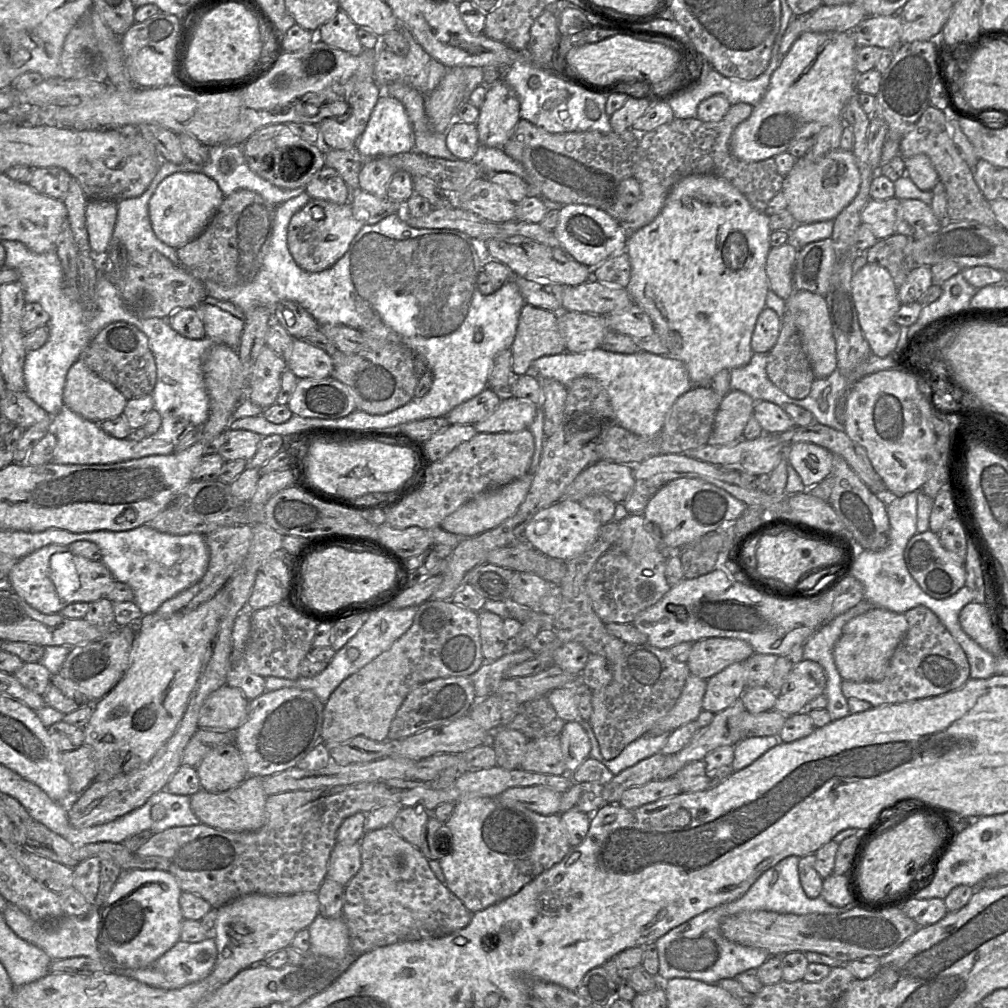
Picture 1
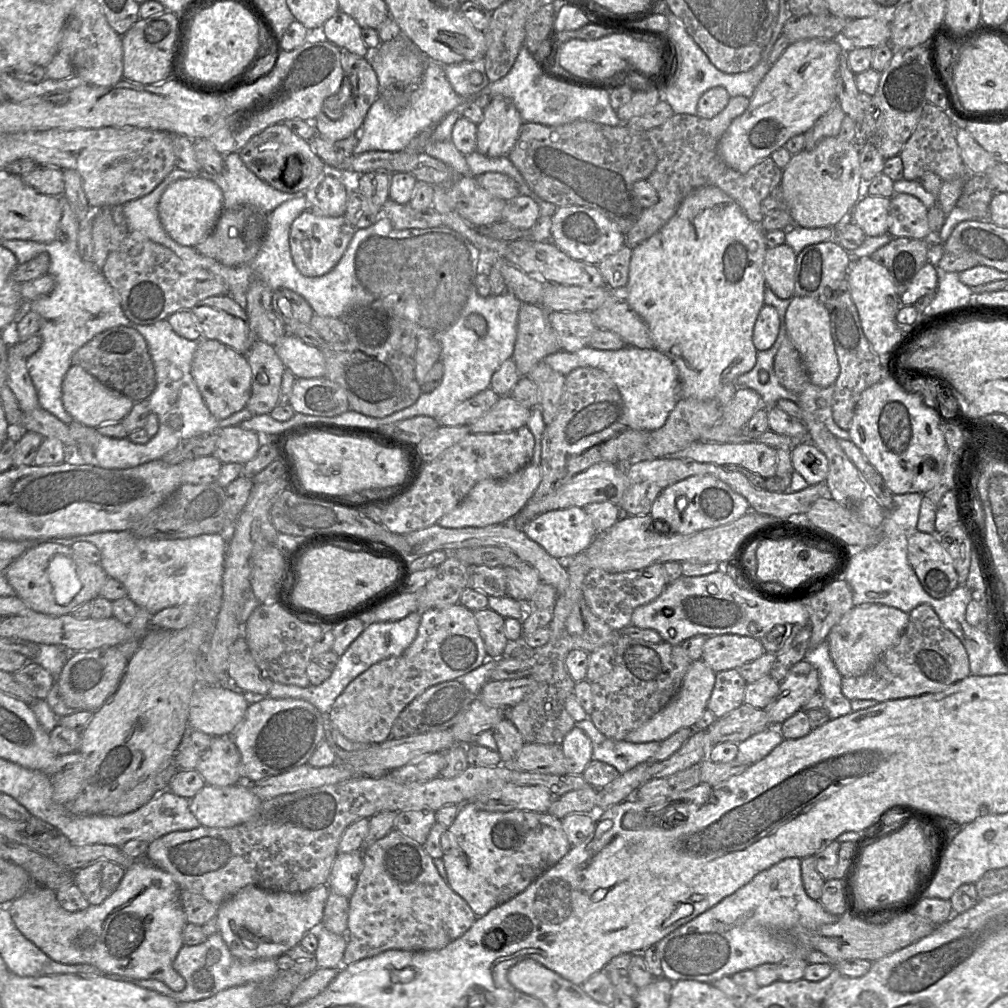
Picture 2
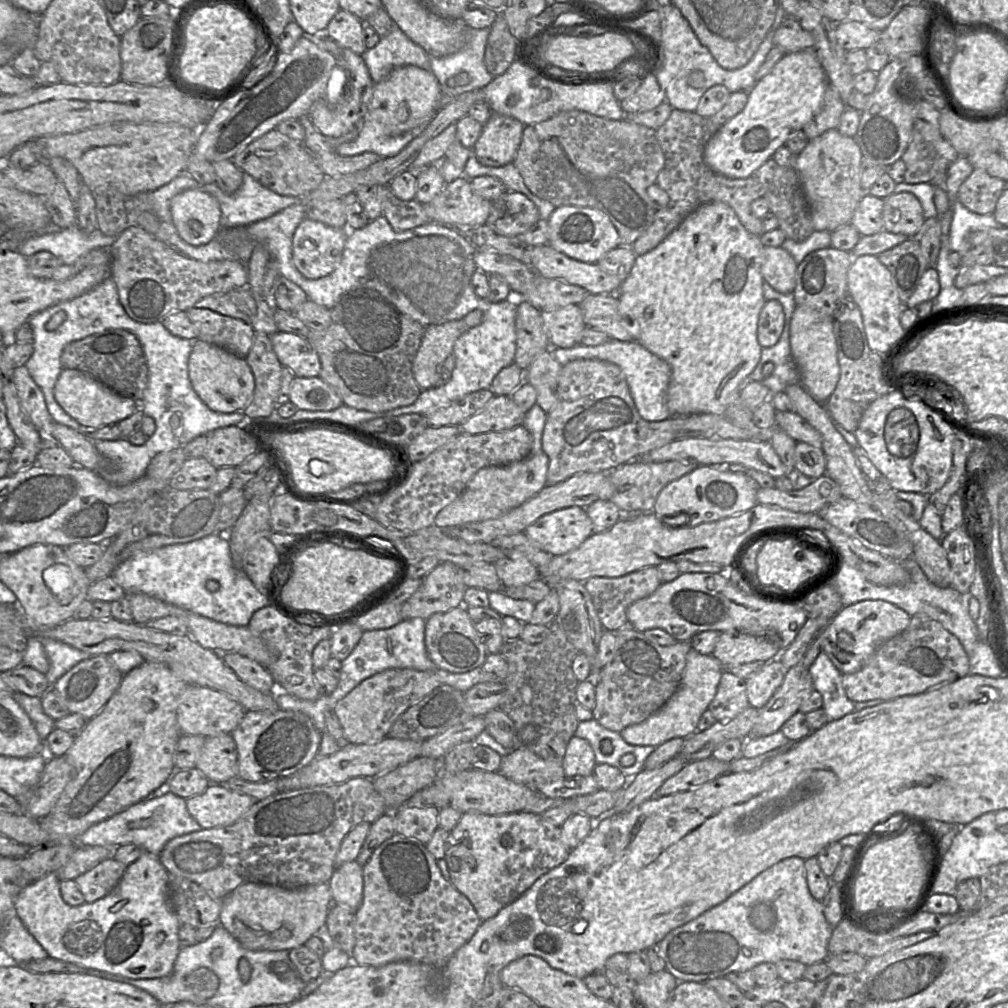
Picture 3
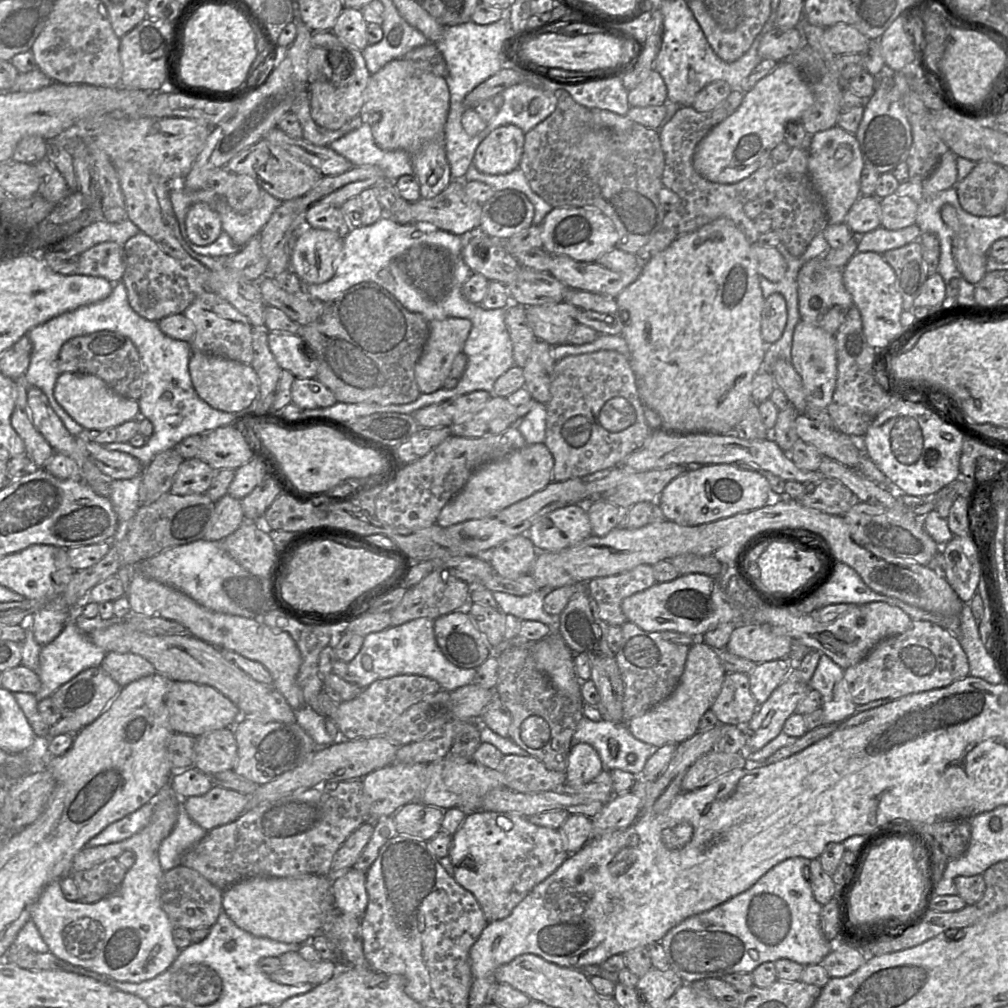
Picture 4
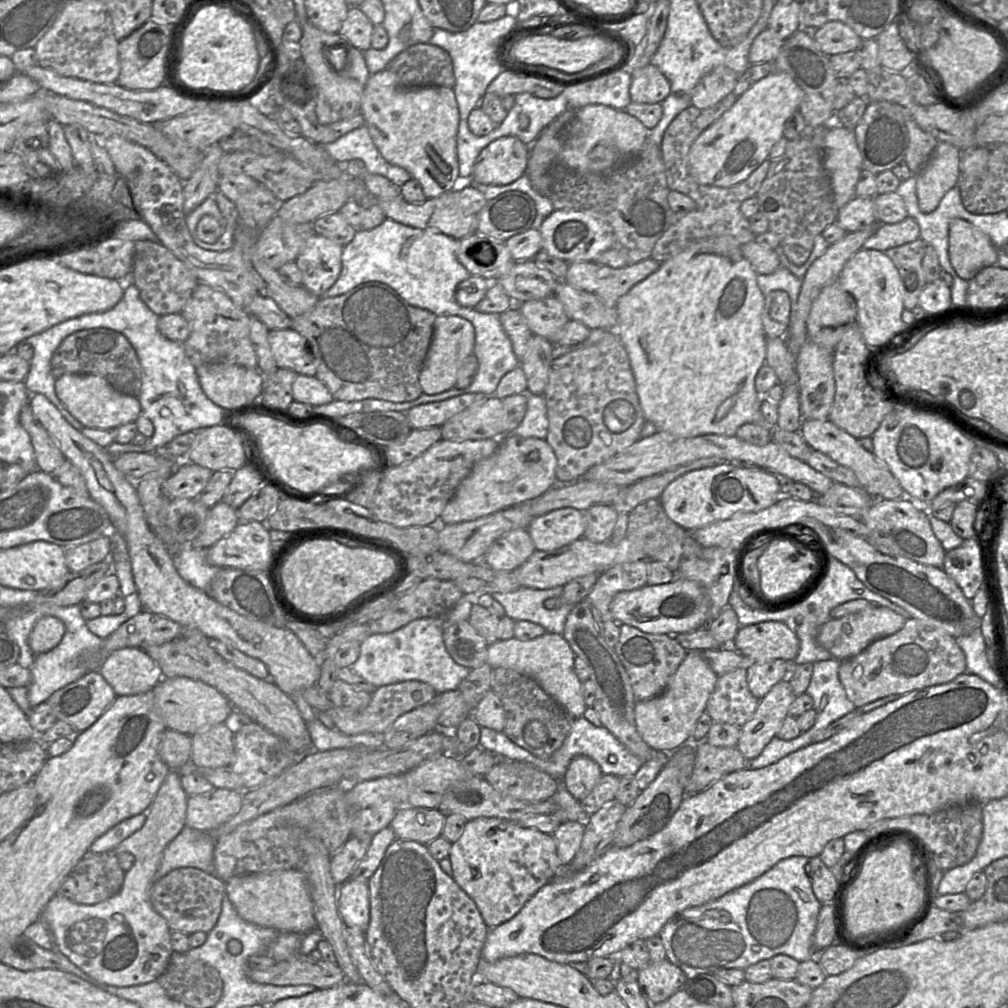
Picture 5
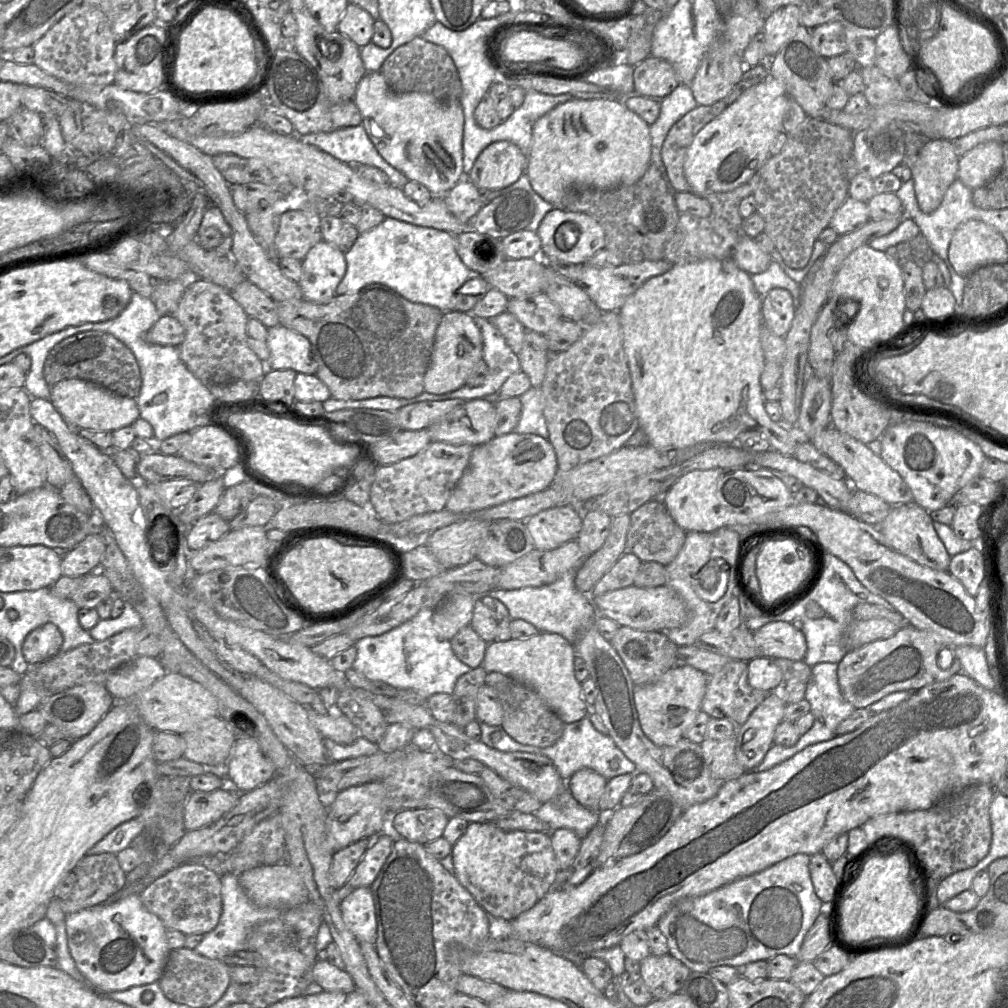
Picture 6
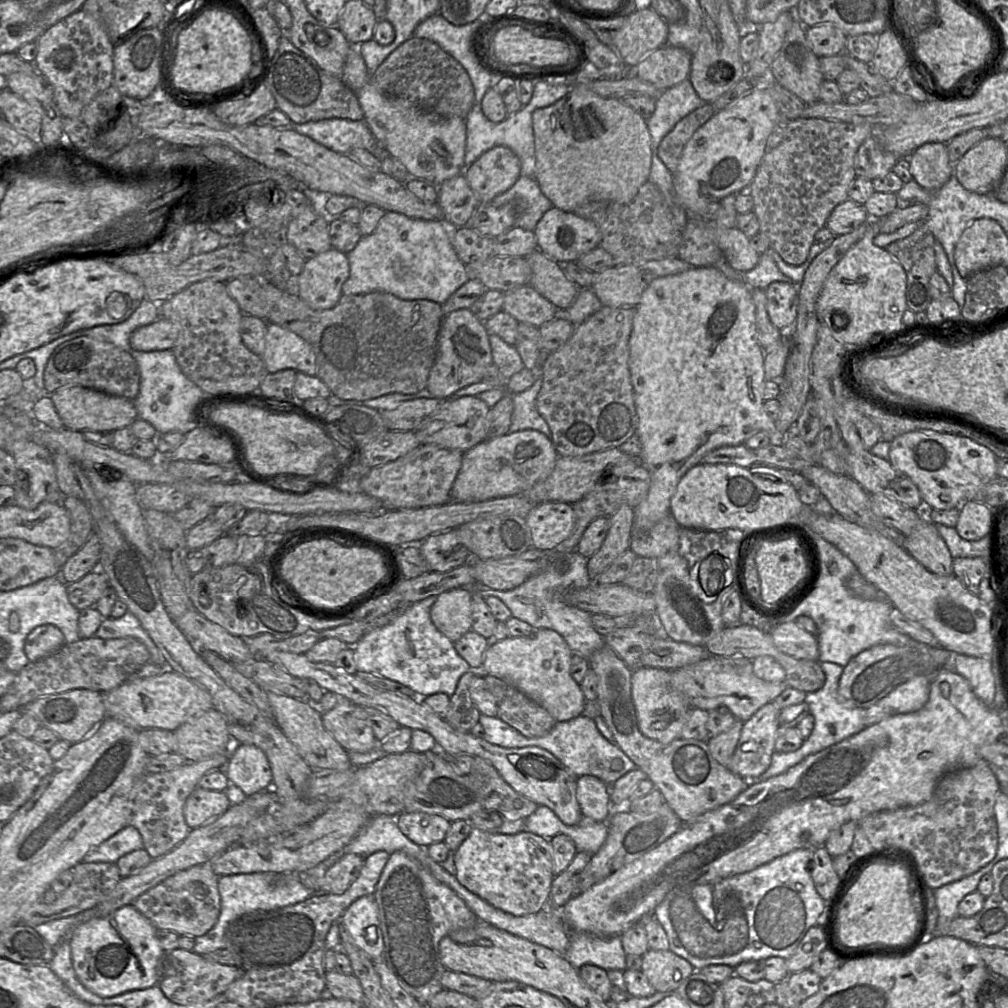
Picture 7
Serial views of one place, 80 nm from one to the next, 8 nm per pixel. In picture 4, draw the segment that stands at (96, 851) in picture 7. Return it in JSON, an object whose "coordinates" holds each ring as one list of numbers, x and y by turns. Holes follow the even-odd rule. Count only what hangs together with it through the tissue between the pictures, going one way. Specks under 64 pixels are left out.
{"coordinates":[[154,800,141,806,135,812,111,823,91,838,87,847,102,846,121,842,143,829,150,821,154,809]]}

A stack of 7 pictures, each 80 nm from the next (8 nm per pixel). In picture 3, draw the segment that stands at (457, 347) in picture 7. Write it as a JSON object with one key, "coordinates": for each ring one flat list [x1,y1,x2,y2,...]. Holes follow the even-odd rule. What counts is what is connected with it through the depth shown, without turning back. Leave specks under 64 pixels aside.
{"coordinates":[[474,310,463,319,426,327,421,345,413,362,414,378,422,390,435,386,439,379,439,365,453,353,456,340,467,330,480,325,483,313]]}

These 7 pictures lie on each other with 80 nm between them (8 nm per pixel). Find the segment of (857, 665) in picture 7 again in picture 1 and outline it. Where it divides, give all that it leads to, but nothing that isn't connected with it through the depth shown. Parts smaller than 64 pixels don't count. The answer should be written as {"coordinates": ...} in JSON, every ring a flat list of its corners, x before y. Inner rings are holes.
{"coordinates":[[917,606,904,613,908,631,894,650,885,676,878,681,843,680,843,695,869,702,873,707,898,704,942,695,963,686,970,678,970,667,961,646,938,617,927,607]]}

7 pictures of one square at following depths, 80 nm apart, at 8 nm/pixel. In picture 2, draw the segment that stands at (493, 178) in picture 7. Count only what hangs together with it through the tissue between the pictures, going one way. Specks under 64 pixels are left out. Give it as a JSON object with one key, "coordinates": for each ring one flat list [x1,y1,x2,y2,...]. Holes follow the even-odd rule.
{"coordinates":[[497,95,484,109,484,118,477,125,479,153,497,158,507,156,513,149,524,121,511,100]]}

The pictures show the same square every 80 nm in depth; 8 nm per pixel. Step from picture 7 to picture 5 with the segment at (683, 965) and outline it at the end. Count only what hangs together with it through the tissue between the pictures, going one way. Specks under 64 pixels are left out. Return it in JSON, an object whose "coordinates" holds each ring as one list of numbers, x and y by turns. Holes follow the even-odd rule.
{"coordinates":[[665,959,640,970,637,982,648,1001,658,1004,682,989,686,980,684,972]]}

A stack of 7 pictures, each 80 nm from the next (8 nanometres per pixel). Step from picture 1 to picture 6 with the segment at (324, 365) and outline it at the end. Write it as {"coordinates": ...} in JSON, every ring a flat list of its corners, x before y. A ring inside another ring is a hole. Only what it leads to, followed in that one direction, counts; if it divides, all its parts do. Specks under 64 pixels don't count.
{"coordinates":[[279,324,268,328,267,345,270,351,267,369,316,375,317,362,311,344,302,334]]}

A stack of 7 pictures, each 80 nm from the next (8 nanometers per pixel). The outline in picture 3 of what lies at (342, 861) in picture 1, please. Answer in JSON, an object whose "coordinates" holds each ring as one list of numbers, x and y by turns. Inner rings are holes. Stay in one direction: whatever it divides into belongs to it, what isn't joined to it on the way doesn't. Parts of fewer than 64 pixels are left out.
{"coordinates":[[357,860,345,862,335,868,328,882,333,903,353,910,359,908,363,900,363,882,363,866]]}

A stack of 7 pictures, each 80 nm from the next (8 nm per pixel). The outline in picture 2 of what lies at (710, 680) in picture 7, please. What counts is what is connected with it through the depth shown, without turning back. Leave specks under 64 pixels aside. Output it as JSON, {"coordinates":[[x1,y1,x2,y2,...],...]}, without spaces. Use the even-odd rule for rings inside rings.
{"coordinates":[[738,669,716,673,713,691,707,703,707,709,716,717,722,718,744,703,747,683]]}

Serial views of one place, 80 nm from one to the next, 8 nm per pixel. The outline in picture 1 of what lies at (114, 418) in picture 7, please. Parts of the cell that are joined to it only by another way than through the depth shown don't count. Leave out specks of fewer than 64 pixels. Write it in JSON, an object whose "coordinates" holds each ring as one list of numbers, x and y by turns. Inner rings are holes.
{"coordinates":[[79,359,67,372,63,402,81,417,101,423,121,416,127,399]]}

